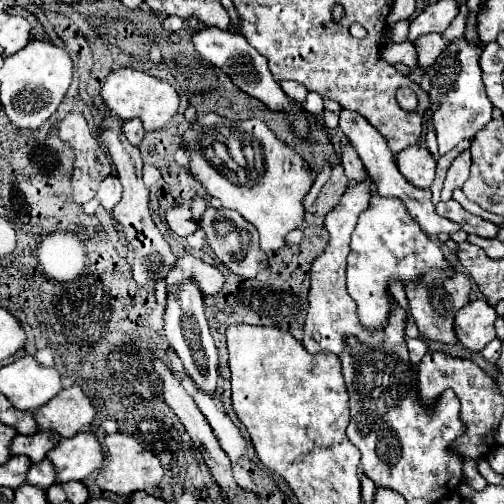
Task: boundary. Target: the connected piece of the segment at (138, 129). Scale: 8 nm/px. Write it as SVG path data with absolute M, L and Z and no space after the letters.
M138 118L126 120L124 126L122 126L122 132L128 138L128 142L134 144L134 146L138 146L142 142L142 138L144 138L144 128L142 128L142 122Z

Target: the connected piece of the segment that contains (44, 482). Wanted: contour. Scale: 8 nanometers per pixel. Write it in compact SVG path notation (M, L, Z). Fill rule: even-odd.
M42 460L40 464L32 464L28 470L28 482L40 488L50 488L50 484L56 484L56 468L50 460Z

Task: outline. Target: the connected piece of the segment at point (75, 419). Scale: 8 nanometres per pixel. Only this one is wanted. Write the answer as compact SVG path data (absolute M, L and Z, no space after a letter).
M78 384L64 388L44 408L36 410L36 422L40 430L54 430L62 438L70 438L84 430L96 416L96 408Z

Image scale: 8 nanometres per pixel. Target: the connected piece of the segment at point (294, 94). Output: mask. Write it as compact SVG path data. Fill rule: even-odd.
M280 80L280 88L282 88L290 98L294 98L294 100L298 100L298 102L304 102L304 98L306 98L306 94L308 94L308 90L306 90L302 84L292 82L292 80Z

